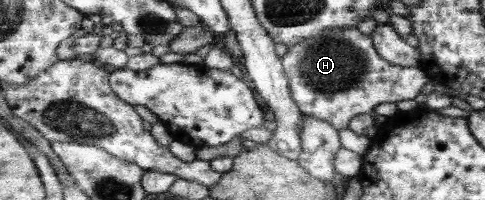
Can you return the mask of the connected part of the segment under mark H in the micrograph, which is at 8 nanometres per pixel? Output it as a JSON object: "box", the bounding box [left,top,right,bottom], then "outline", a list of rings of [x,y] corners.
{"box":[283,23,432,128],"outline":[[[377,23],[373,37],[361,33],[357,27],[333,29],[312,39],[290,45],[283,57],[284,71],[288,75],[292,97],[305,115],[313,115],[329,121],[335,128],[347,128],[349,121],[357,114],[370,114],[375,106],[383,102],[417,99],[427,82],[432,82],[423,72],[420,64],[420,52],[410,46],[405,38],[388,23]]]}

